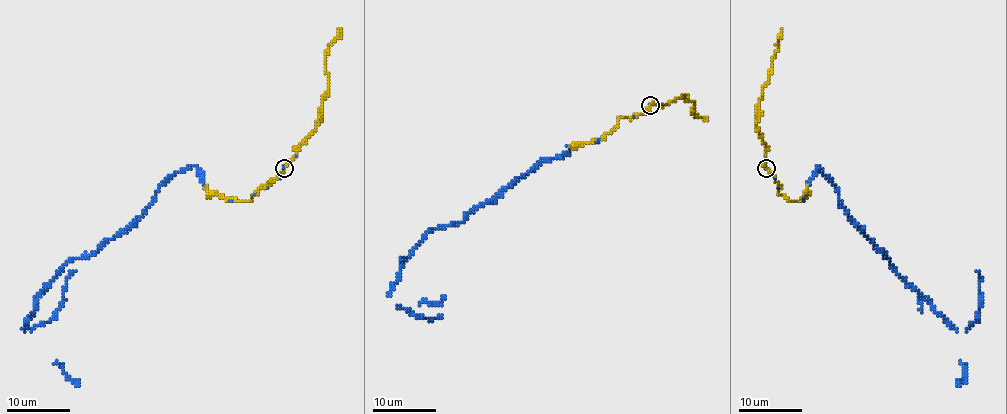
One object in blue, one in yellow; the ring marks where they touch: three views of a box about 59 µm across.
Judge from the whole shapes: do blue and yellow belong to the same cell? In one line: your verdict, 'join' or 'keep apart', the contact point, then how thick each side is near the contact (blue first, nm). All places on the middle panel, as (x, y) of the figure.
join | (650, 105) | 80/150 nm

